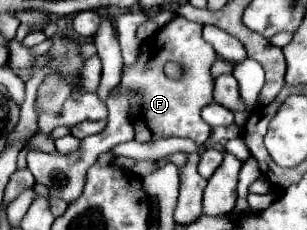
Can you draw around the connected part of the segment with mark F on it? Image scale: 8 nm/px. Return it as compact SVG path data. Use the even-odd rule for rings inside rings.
M175 16L169 24L159 28L151 38L141 42L139 58L127 66L119 86L113 94L131 94L129 120L137 142L153 142L161 138L191 138L197 146L203 146L211 136L211 128L201 118L201 108L213 102L213 76L211 66L217 58L213 46L201 36L203 26L189 22L183 16ZM167 62L181 66L181 74L171 78L163 72Z

